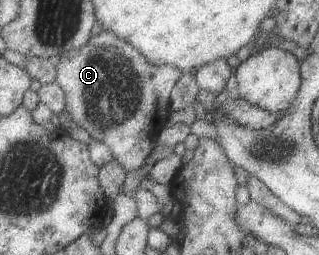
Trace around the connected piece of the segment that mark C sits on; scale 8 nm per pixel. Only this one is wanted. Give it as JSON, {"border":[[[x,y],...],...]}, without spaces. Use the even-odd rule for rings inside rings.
{"border":[[[114,31],[94,34],[92,40],[58,57],[57,81],[67,96],[67,116],[96,141],[112,149],[115,160],[128,172],[140,170],[152,154],[156,137],[171,111],[174,87],[185,71],[177,66],[156,66]]]}

